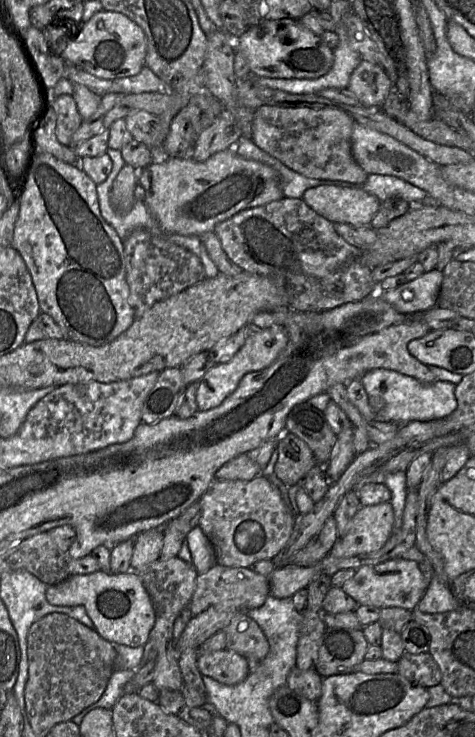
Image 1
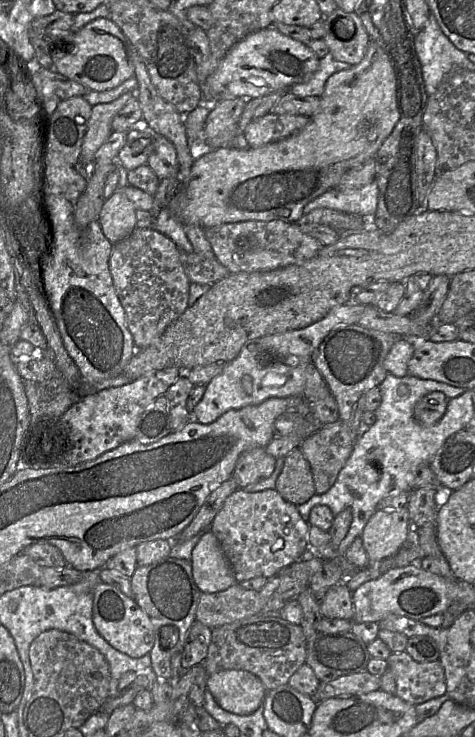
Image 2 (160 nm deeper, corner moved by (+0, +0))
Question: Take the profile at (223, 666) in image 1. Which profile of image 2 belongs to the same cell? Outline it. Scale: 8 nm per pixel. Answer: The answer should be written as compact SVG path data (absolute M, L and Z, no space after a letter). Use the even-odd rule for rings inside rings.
M239 669L208 675L207 688L222 709L237 715L255 712L263 705L268 692L256 675Z

